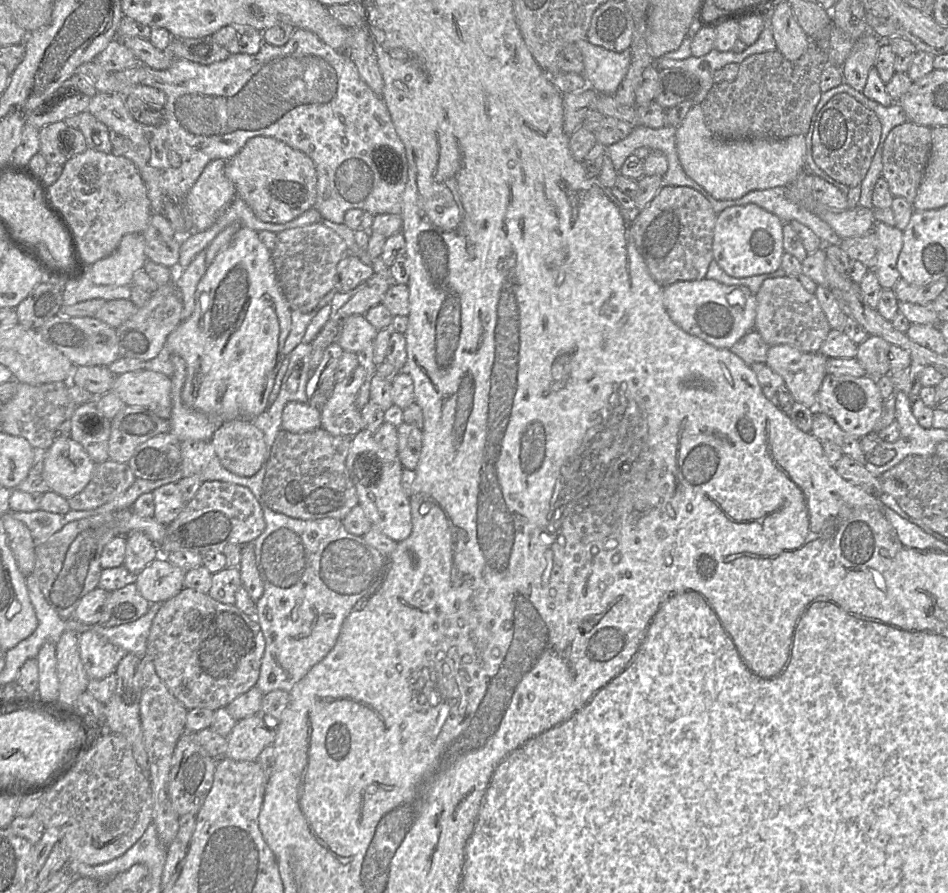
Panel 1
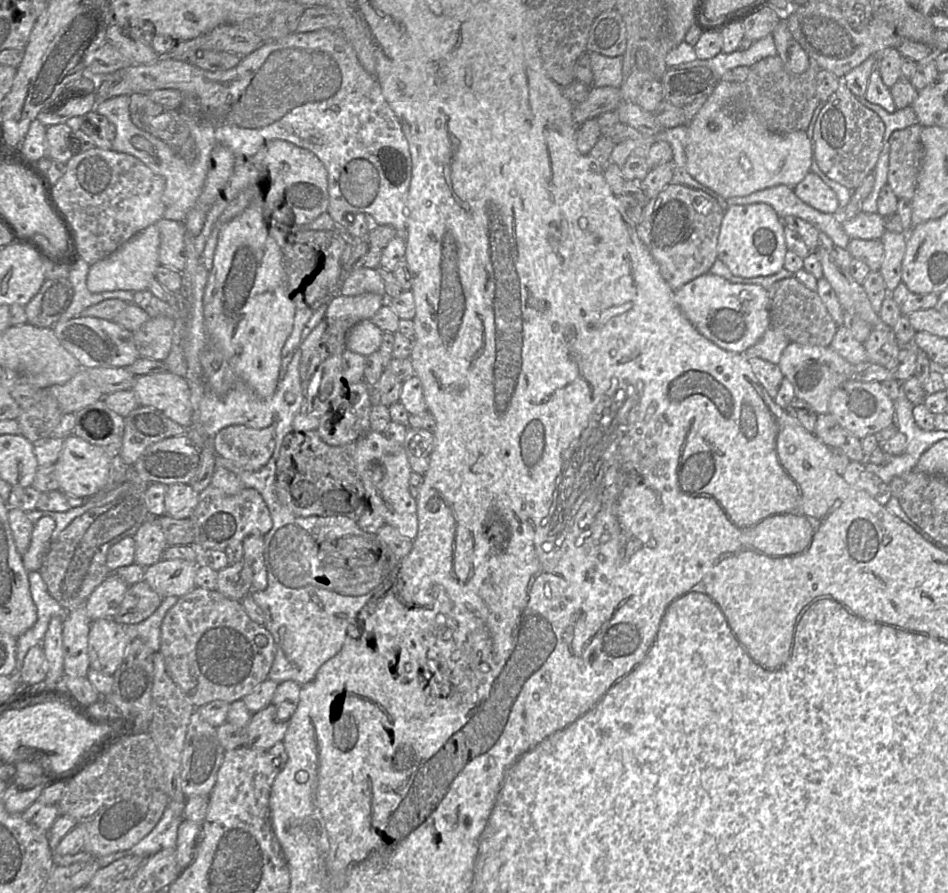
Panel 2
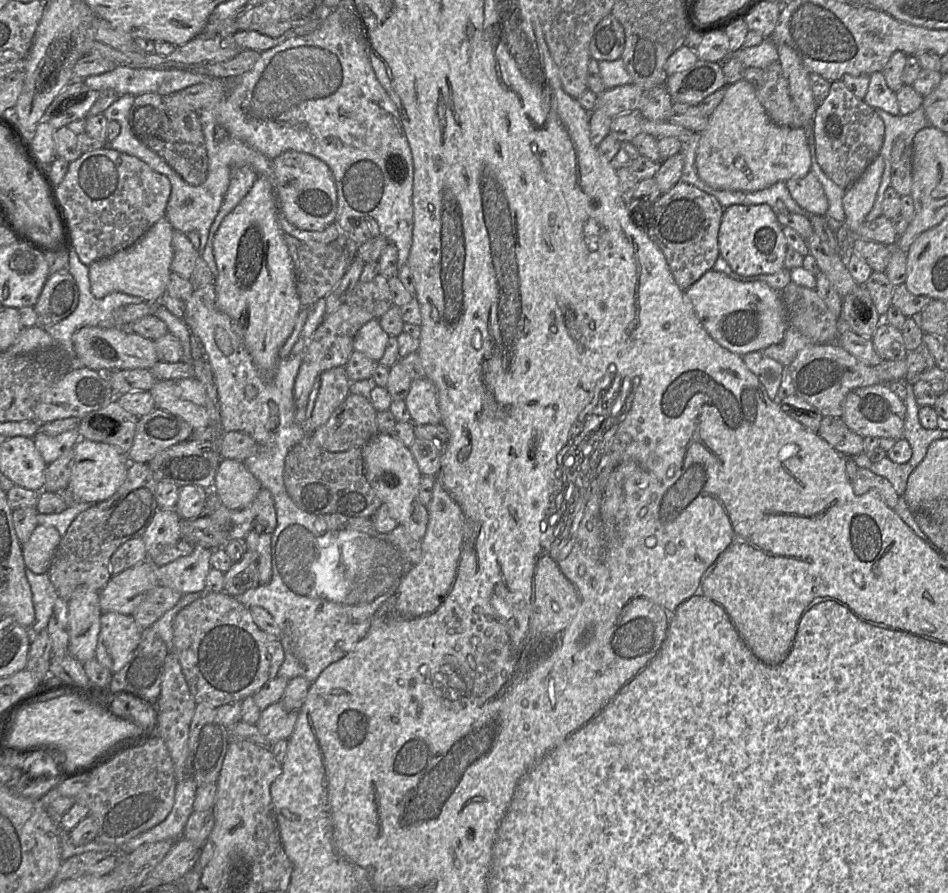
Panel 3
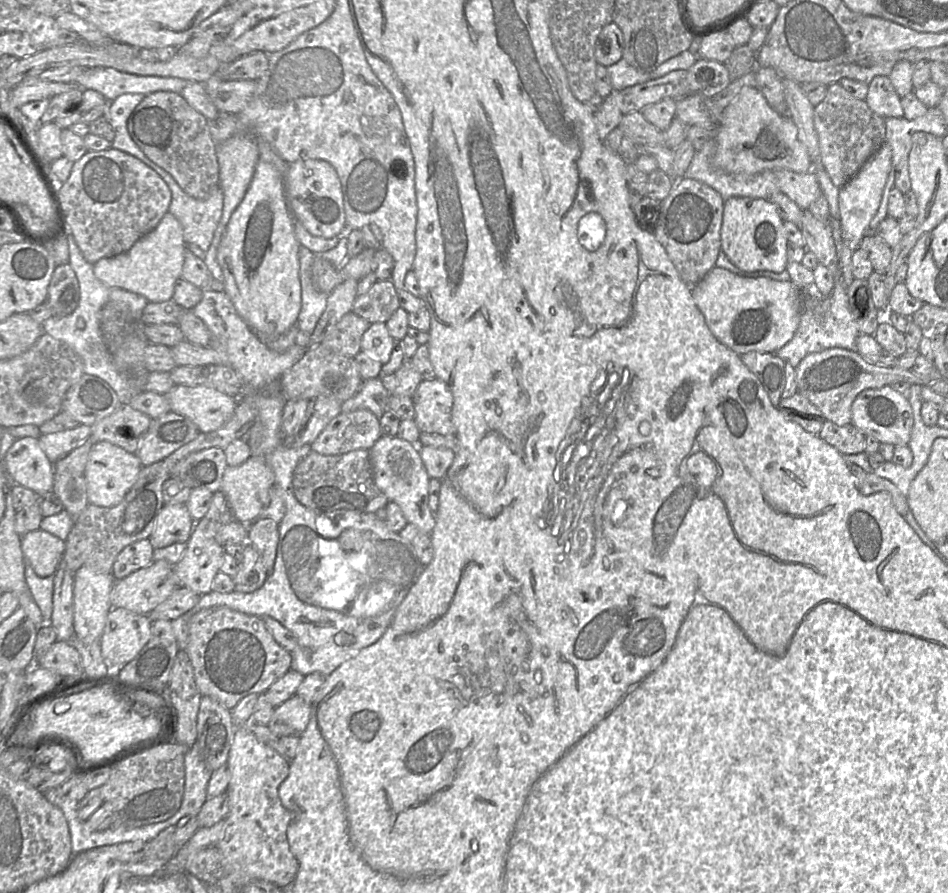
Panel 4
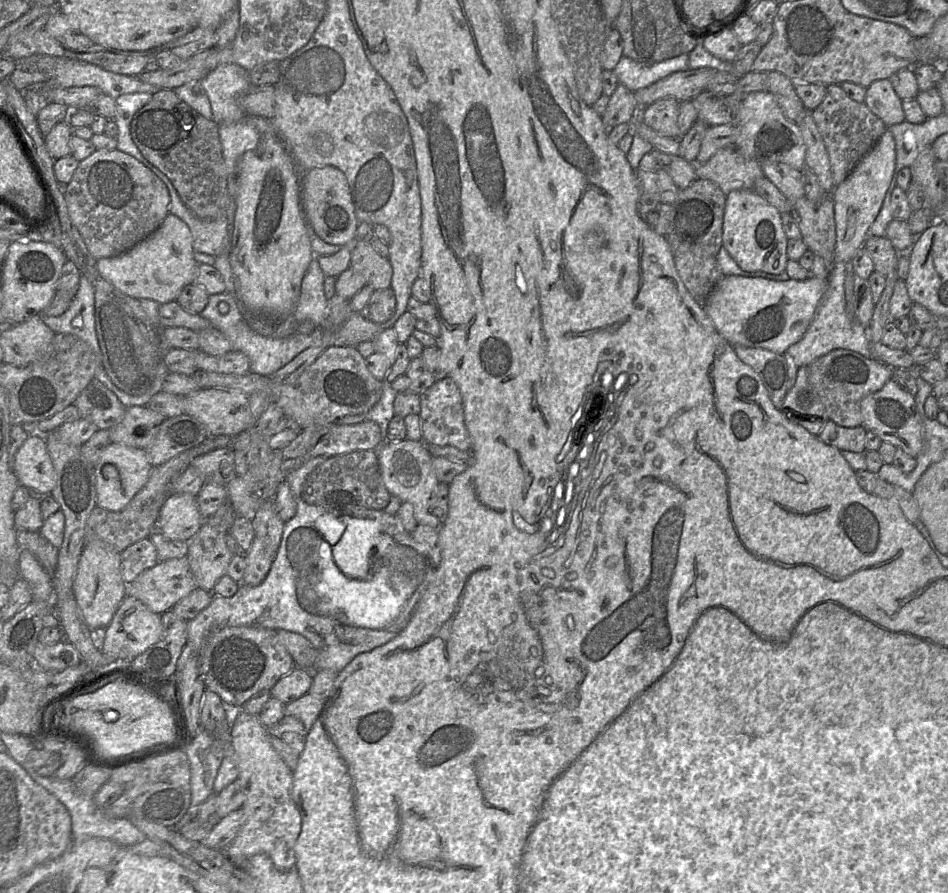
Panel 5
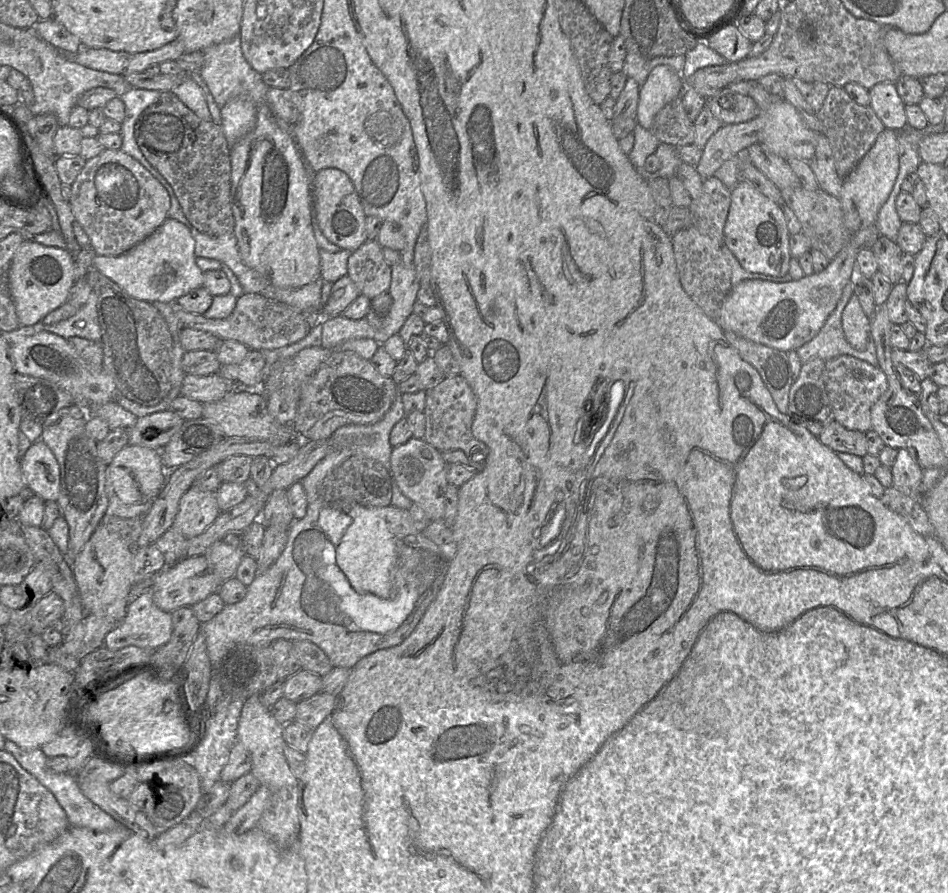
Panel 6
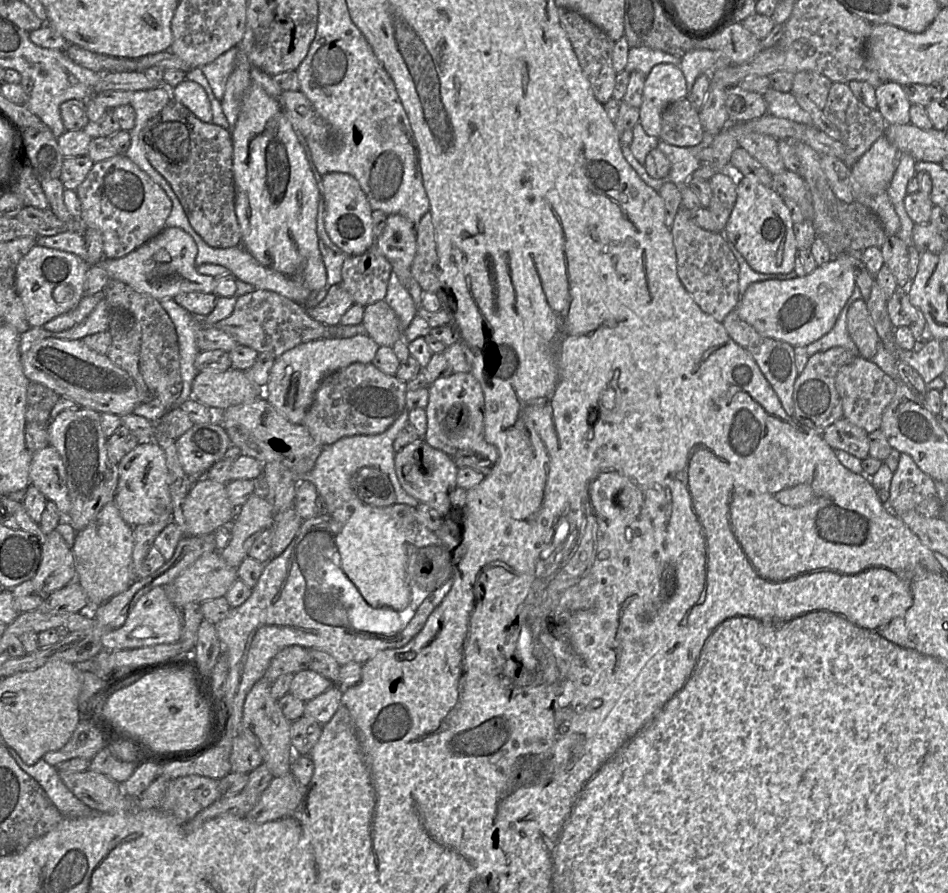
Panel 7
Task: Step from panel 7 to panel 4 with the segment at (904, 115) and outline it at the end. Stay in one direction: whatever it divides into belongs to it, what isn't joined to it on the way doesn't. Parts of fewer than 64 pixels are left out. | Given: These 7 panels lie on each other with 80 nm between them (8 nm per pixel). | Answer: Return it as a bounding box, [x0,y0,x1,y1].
[866,76,904,118]

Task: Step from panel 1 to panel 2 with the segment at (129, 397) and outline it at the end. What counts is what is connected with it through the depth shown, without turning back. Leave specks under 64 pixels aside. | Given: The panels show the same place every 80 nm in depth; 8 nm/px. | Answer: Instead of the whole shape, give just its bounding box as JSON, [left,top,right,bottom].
[131,372,193,428]

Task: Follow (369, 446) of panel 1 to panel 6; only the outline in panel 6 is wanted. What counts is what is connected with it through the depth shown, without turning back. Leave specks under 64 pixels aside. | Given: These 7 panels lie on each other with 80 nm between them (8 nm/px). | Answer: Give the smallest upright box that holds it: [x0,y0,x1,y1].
[390,438,447,521]

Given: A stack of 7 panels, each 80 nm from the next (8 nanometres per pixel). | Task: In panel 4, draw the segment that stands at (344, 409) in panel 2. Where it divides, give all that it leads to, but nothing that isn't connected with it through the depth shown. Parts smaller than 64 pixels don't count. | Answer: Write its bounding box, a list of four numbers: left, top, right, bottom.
[310,410,382,455]

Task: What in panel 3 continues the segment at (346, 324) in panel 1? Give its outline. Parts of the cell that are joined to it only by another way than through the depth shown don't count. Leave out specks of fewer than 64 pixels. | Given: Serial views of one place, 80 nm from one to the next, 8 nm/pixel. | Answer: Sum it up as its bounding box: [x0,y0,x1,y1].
[353,318,389,363]

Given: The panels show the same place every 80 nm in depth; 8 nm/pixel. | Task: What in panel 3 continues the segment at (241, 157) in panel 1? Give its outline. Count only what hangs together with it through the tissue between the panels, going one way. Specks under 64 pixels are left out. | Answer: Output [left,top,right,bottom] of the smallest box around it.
[272,150,338,231]

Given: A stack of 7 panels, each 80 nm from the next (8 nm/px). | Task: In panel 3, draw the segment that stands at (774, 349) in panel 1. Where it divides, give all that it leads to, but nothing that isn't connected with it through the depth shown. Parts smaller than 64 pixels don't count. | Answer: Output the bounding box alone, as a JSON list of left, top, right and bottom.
[787,343,881,418]

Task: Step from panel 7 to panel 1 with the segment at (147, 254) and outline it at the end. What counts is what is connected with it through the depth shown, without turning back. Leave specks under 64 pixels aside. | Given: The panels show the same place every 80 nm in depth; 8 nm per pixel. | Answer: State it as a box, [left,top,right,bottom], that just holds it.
[90,234,146,286]

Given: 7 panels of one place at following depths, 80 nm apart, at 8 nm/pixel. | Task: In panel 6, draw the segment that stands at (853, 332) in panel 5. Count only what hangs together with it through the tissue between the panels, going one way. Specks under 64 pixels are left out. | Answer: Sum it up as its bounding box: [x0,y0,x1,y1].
[796,282,878,367]

